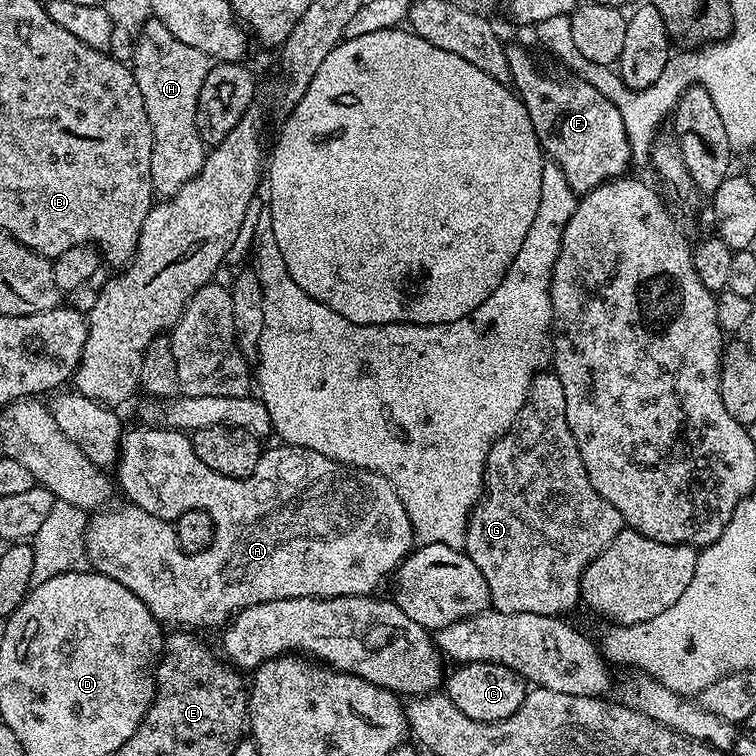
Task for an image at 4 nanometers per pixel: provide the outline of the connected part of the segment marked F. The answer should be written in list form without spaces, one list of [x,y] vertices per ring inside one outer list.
[[[509,43],[504,53],[510,65],[511,87],[530,114],[534,134],[545,157],[566,174],[570,190],[583,194],[609,180],[621,179],[633,159],[626,126],[616,101],[607,100],[587,79],[559,80],[556,76],[539,72],[535,62],[516,44]]]

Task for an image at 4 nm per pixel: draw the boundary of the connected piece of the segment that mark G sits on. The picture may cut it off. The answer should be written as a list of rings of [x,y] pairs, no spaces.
[[[555,371],[537,372],[528,388],[526,402],[518,414],[518,418],[512,424],[512,429],[505,436],[498,437],[490,450],[488,465],[484,467],[484,495],[480,503],[472,509],[472,516],[468,519],[468,529],[464,535],[463,551],[467,552],[468,557],[474,562],[474,566],[478,566],[478,570],[482,570],[482,578],[486,578],[491,607],[495,611],[505,612],[508,616],[519,612],[559,617],[568,614],[564,612],[570,611],[575,604],[581,603],[580,579],[586,566],[590,566],[590,562],[594,562],[594,558],[598,558],[598,554],[602,554],[602,550],[606,550],[606,546],[610,546],[610,542],[614,542],[614,538],[624,527],[626,525],[622,514],[618,510],[614,510],[614,506],[610,506],[610,502],[606,502],[606,498],[602,498],[602,494],[598,494],[598,490],[594,490],[594,486],[590,486],[586,466],[582,462],[580,451],[574,442],[574,434],[570,430],[570,422],[566,422],[566,394],[562,382],[556,376]]]

